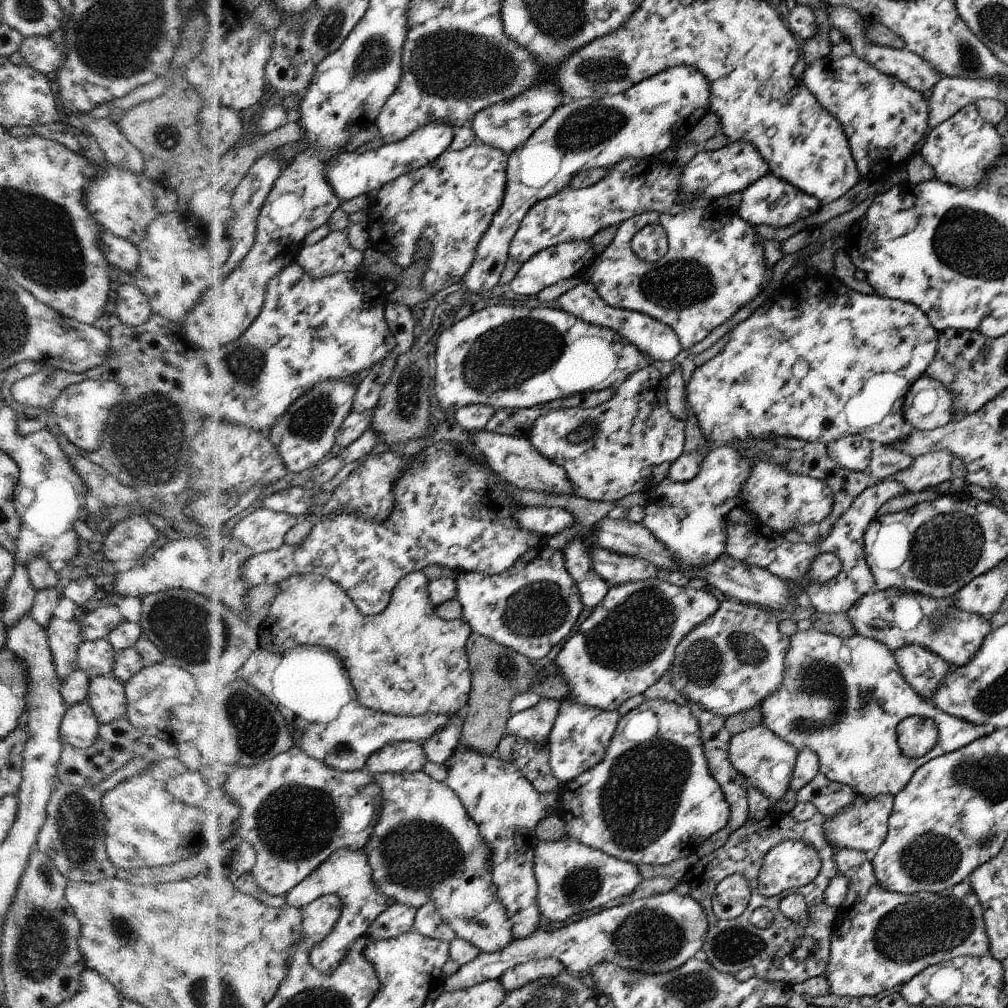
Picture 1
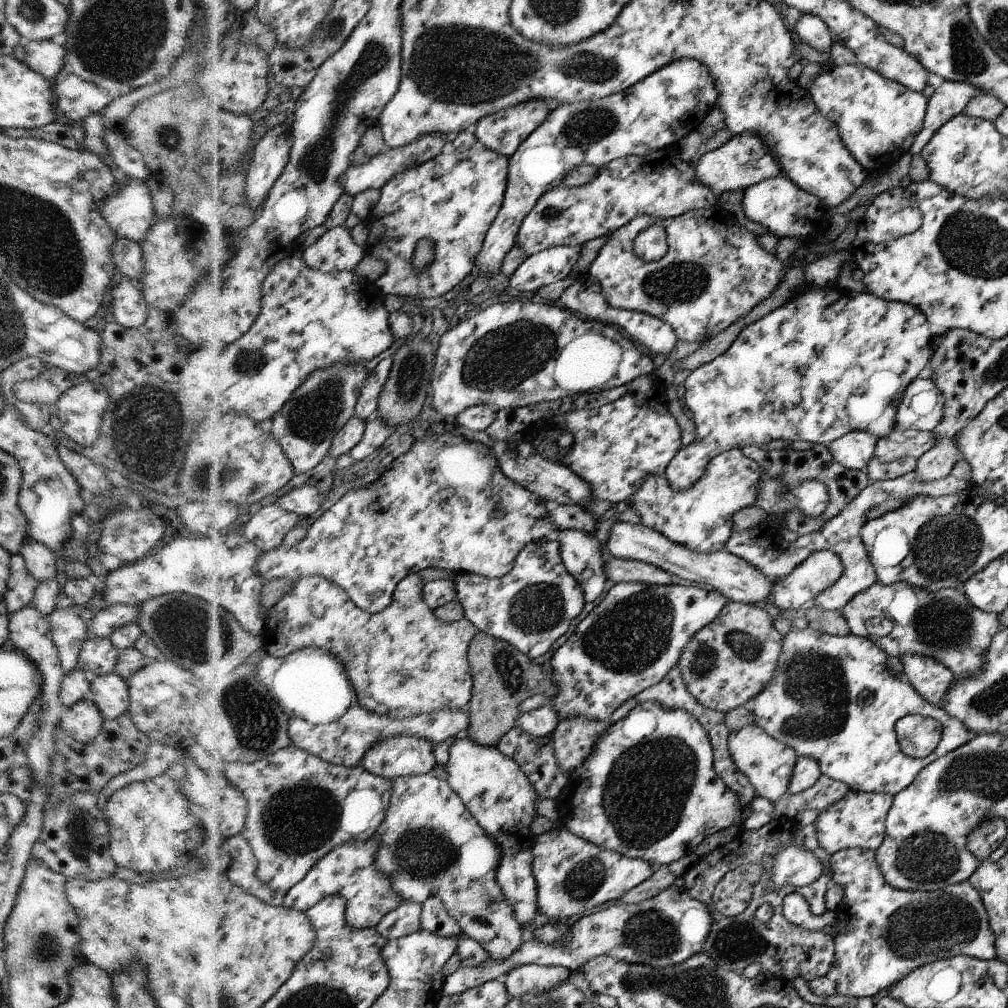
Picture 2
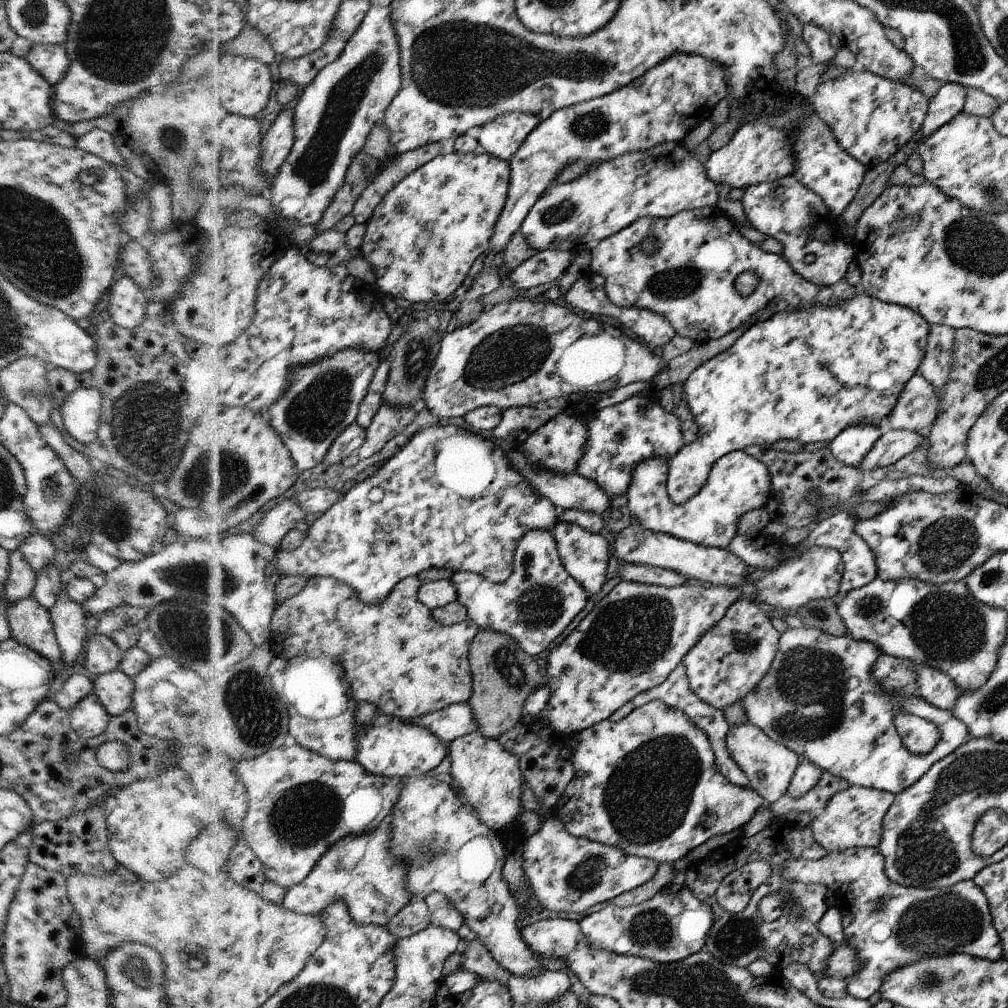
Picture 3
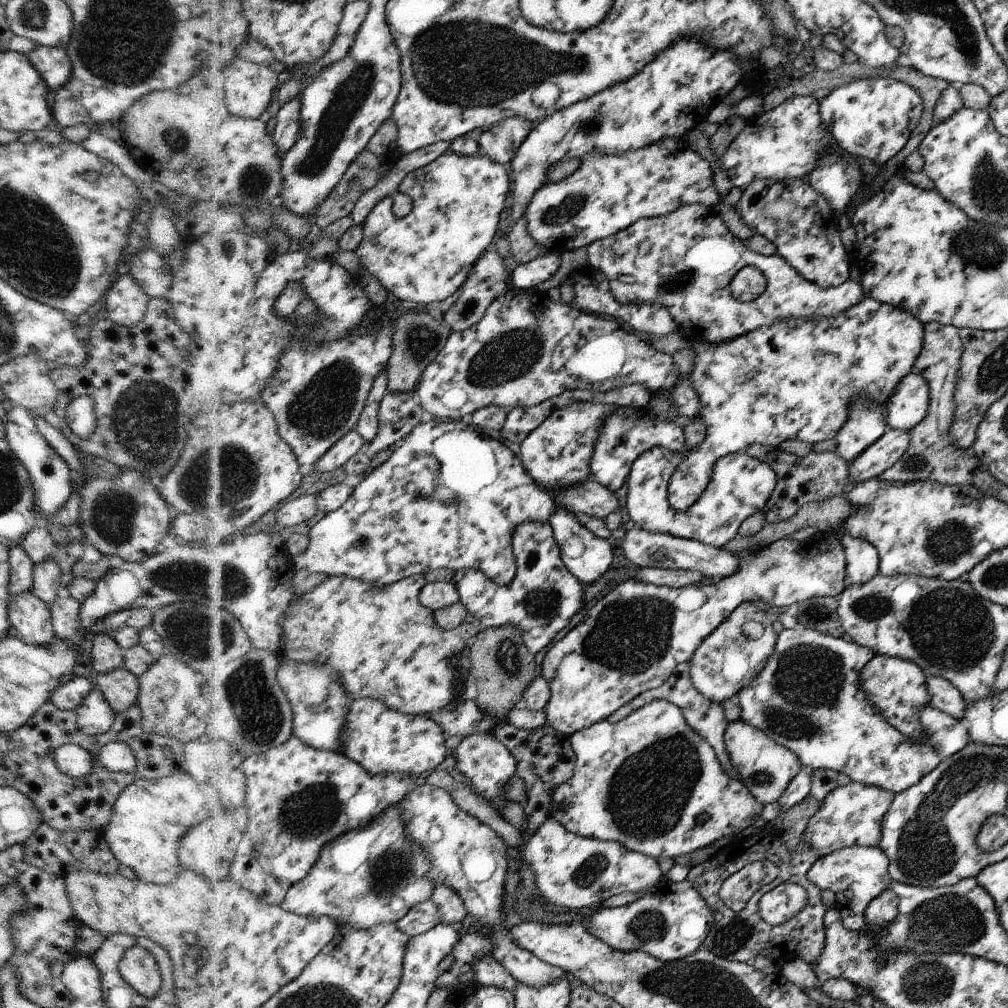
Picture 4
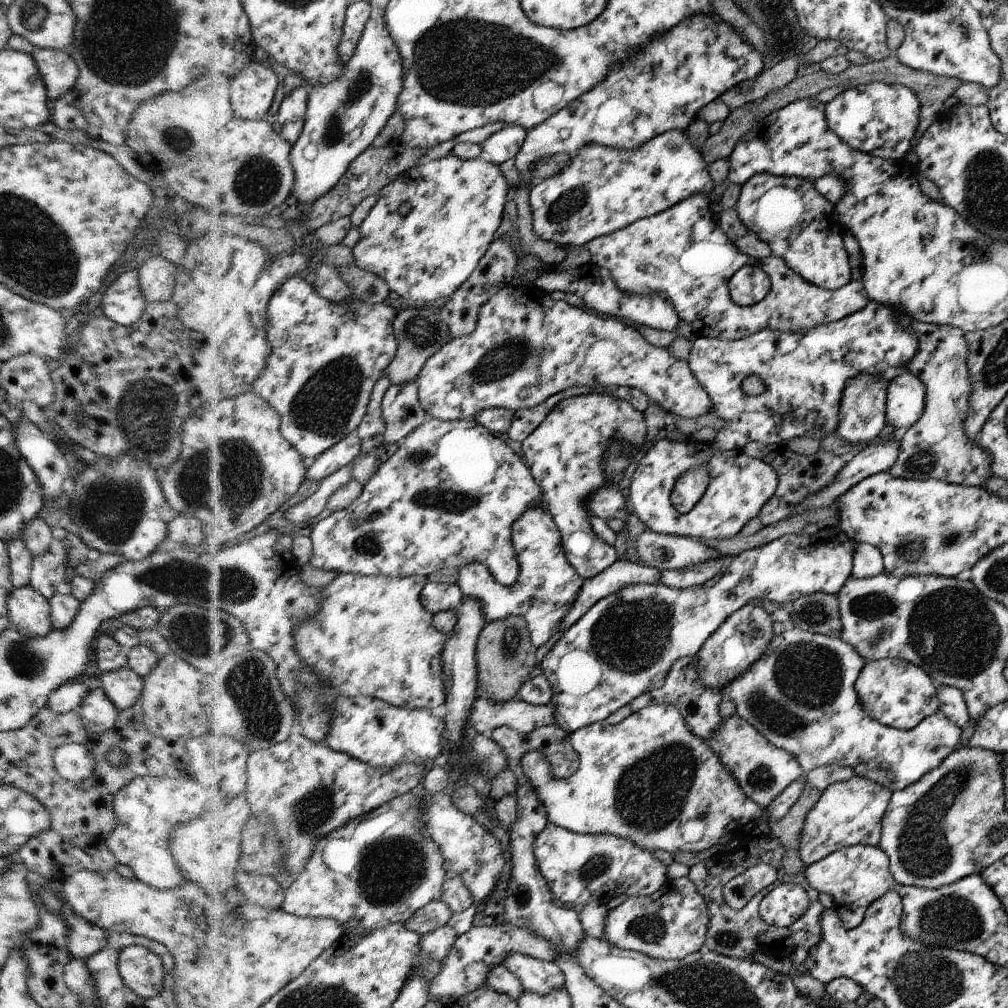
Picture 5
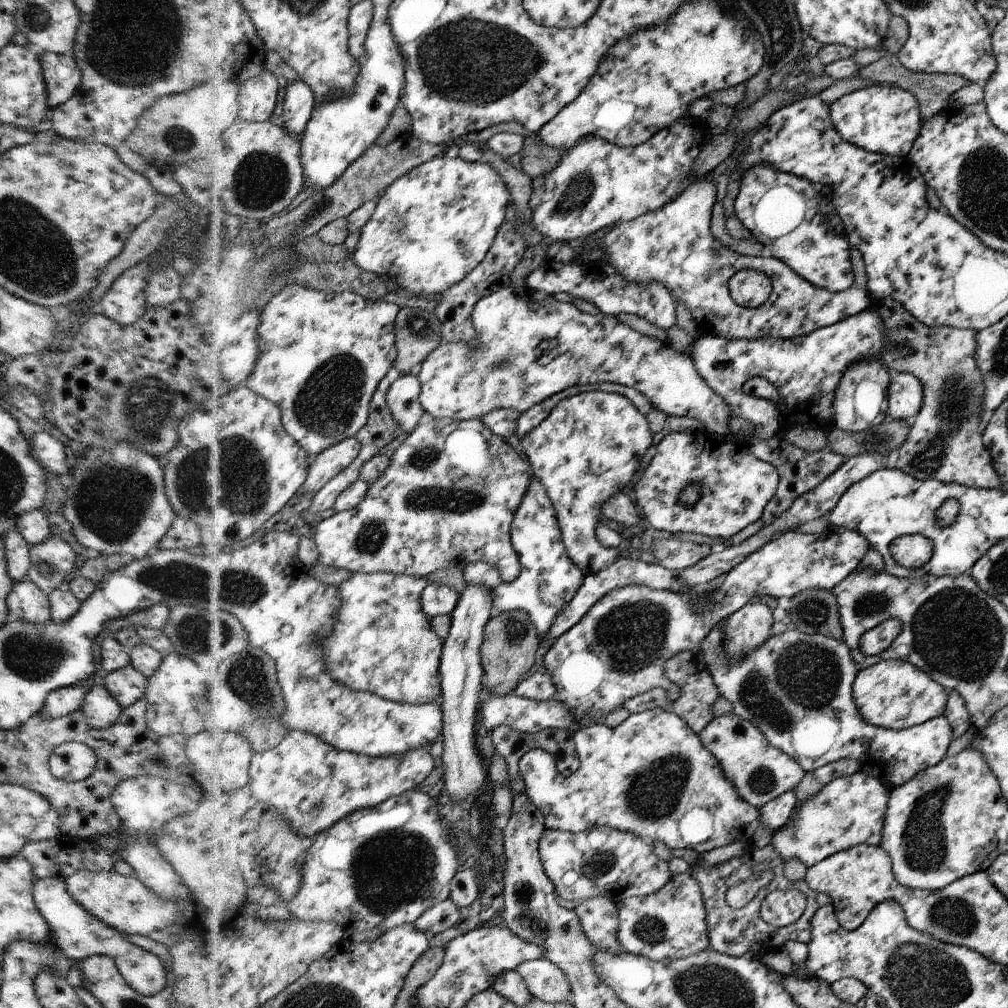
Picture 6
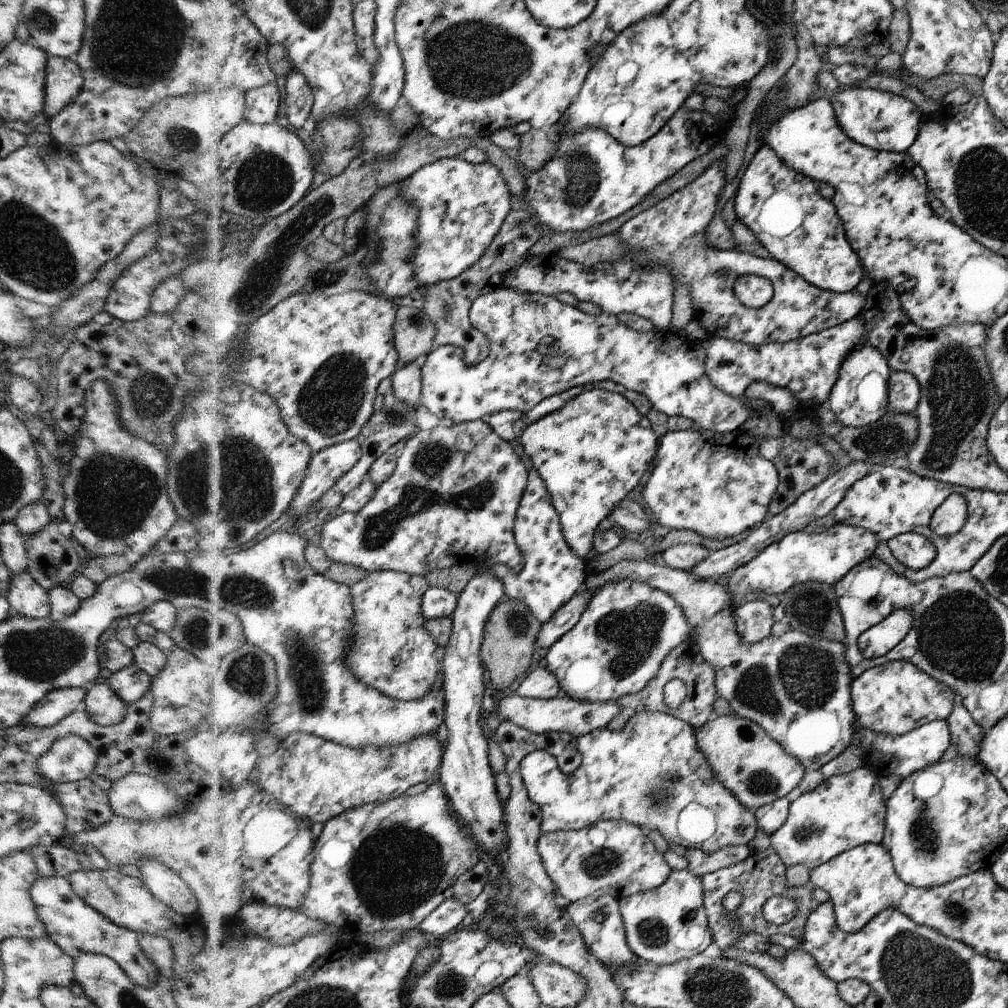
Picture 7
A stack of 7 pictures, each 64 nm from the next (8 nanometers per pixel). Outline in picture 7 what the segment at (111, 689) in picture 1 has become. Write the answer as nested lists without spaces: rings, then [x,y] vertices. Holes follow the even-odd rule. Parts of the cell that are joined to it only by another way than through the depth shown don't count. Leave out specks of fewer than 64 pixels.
[[[134,663],[110,674],[108,678],[108,684],[112,688],[112,692],[127,705],[142,698],[149,691],[150,684],[152,684],[152,677],[140,670]]]

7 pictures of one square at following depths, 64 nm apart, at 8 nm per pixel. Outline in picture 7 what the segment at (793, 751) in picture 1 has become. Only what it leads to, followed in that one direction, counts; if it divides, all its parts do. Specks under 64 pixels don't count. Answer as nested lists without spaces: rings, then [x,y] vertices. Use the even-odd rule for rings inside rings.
[[[736,713],[714,716],[696,730],[697,747],[702,751],[716,779],[732,792],[742,806],[755,812],[764,805],[792,795],[808,771],[794,755],[749,718]]]

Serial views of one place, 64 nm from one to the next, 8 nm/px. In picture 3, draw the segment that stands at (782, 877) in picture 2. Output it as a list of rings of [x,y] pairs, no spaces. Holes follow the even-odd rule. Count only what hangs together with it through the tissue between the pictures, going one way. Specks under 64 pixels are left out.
[[[878,847],[849,848],[827,853],[818,860],[798,858],[786,861],[783,876],[792,882],[822,884],[834,892],[832,904],[841,911],[846,944],[856,950],[856,956],[862,964],[862,968],[854,976],[846,978],[846,992],[857,999],[870,998],[872,994],[879,992],[888,974],[894,974],[894,970],[900,970],[902,966],[920,962],[923,957],[964,953],[989,961],[1005,960],[1005,946],[1002,946],[1001,935],[993,925],[989,898],[986,898],[985,891],[973,879],[941,889],[898,886],[884,874],[884,857]]]

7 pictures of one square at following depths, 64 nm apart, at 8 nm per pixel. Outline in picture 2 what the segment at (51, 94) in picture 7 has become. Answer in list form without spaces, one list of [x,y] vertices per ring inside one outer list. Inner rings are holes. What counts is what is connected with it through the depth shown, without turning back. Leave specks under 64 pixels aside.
[[[30,40],[24,48],[23,61],[53,83],[66,64],[66,49],[50,40]]]

